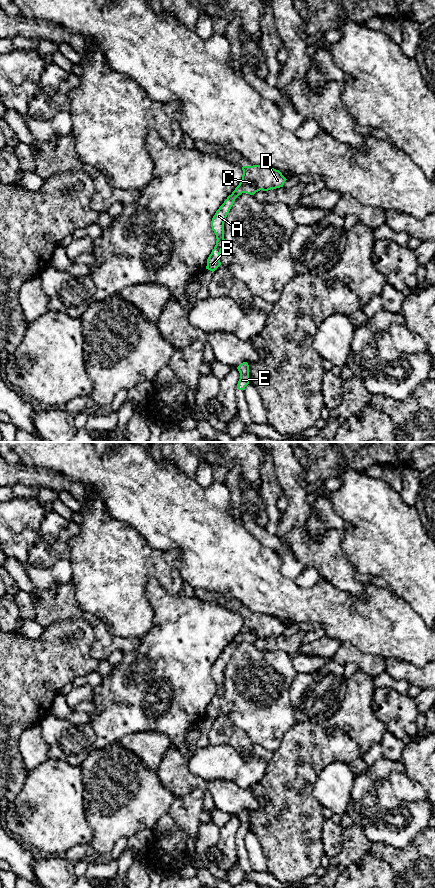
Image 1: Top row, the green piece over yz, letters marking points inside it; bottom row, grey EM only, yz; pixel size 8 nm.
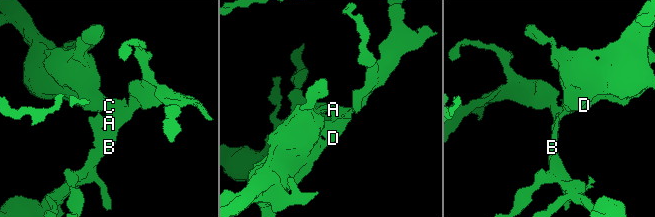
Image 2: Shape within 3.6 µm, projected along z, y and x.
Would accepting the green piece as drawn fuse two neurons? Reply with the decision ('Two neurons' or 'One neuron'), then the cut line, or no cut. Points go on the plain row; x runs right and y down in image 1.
One neuron. No split

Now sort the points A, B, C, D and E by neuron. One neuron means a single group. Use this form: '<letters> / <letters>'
A B C D E

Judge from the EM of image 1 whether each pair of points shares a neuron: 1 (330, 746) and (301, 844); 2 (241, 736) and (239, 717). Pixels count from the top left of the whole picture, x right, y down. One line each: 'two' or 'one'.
1: one
2: two

